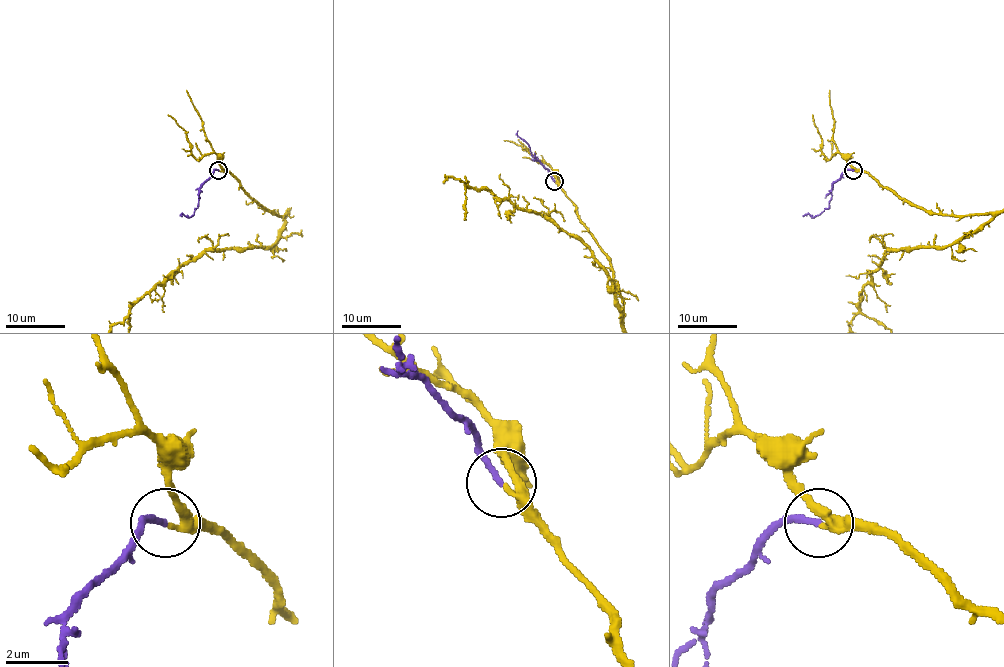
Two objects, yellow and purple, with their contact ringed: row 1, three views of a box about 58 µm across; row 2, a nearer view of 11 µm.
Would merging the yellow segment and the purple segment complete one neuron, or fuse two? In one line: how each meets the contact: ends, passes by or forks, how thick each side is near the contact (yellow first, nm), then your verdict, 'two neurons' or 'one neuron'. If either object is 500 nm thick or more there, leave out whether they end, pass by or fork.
yellow passes by | purple ends | 200/180 nm | one neuron

